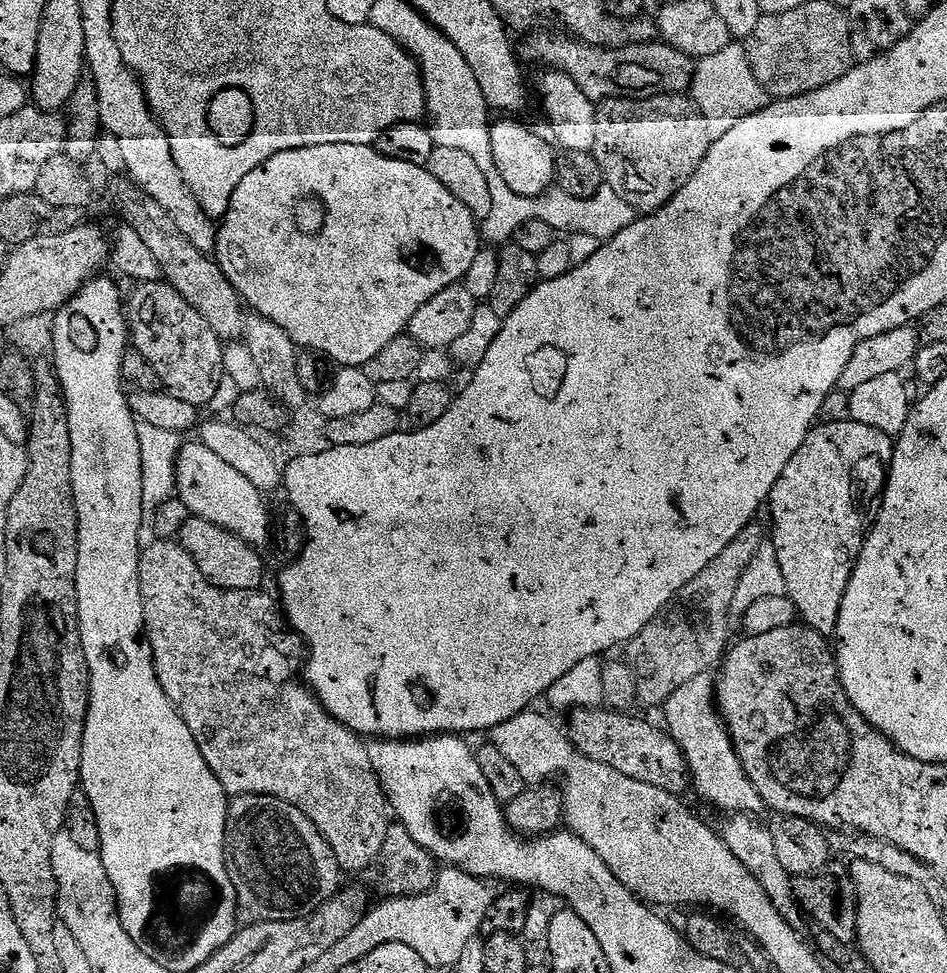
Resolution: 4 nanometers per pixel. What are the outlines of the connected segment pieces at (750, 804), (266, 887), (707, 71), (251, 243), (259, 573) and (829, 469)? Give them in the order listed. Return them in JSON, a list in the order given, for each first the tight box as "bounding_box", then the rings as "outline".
[{"bounding_box":[670,675,764,814],"outline":[[[707,675],[686,682],[684,696],[684,728],[671,729],[670,735],[684,755],[689,758],[704,756],[690,768],[690,780],[694,792],[708,804],[713,804],[723,814],[756,814],[764,808],[762,798],[754,790],[750,778],[744,773],[740,759],[732,750],[732,740],[722,717],[714,707],[714,684]]]},{"bounding_box":[224,796,342,922],"outline":[[[273,796],[231,797],[228,805],[228,817],[226,818],[226,834],[224,835],[224,862],[228,867],[229,880],[235,892],[235,901],[239,911],[243,913],[243,915],[245,912],[245,914],[248,915],[247,919],[252,922],[258,920],[262,922],[297,920],[303,916],[308,916],[310,913],[319,910],[331,896],[335,896],[338,889],[341,887],[340,876],[342,877],[342,870],[338,866],[338,862],[334,858],[330,846],[324,841],[324,835],[310,822],[310,818],[306,818],[306,814],[302,814],[302,810],[290,806],[290,802],[282,802]]]},{"bounding_box":[690,42,766,122],"outline":[[[729,42],[722,50],[703,57],[696,64],[690,96],[709,122],[735,122],[741,116],[749,116],[766,104],[764,87],[760,85],[750,66],[747,47],[740,42]]]},{"bounding_box":[215,140,482,368],"outline":[[[328,140],[325,144],[304,144],[301,148],[288,148],[285,152],[273,151],[267,158],[259,161],[238,182],[230,198],[228,212],[216,233],[215,259],[226,278],[234,286],[241,301],[259,316],[270,318],[274,326],[282,326],[286,334],[297,346],[323,354],[329,361],[345,368],[363,368],[364,364],[375,358],[394,338],[406,332],[410,318],[442,290],[452,284],[461,283],[470,270],[470,262],[479,254],[482,247],[482,232],[475,216],[450,194],[448,187],[427,167],[410,160],[399,160],[379,152],[371,143],[351,144],[348,140]]]},{"bounding_box":[178,515,264,590],"outline":[[[189,515],[186,526],[182,526],[178,542],[186,554],[194,558],[194,566],[198,566],[198,570],[202,570],[202,574],[214,586],[226,590],[257,590],[263,585],[260,583],[264,580],[264,562],[256,553],[259,551],[230,530]]]},{"bounding_box":[766,419,893,638],"outline":[[[852,419],[833,424],[817,423],[794,458],[790,458],[786,470],[782,470],[778,482],[774,482],[774,490],[766,501],[767,511],[772,511],[770,543],[778,554],[778,566],[782,566],[784,591],[794,602],[797,617],[825,638],[836,635],[842,598],[846,594],[846,586],[850,586],[862,546],[876,523],[893,451],[893,437],[882,430],[874,430],[874,426],[862,426],[862,422]]]}]

